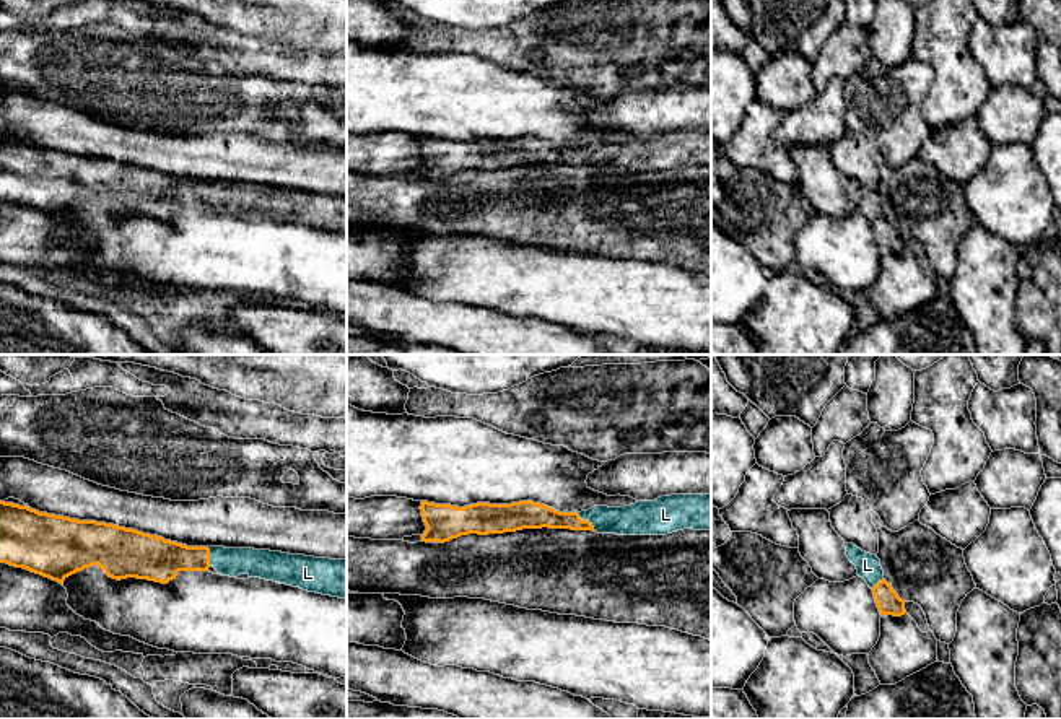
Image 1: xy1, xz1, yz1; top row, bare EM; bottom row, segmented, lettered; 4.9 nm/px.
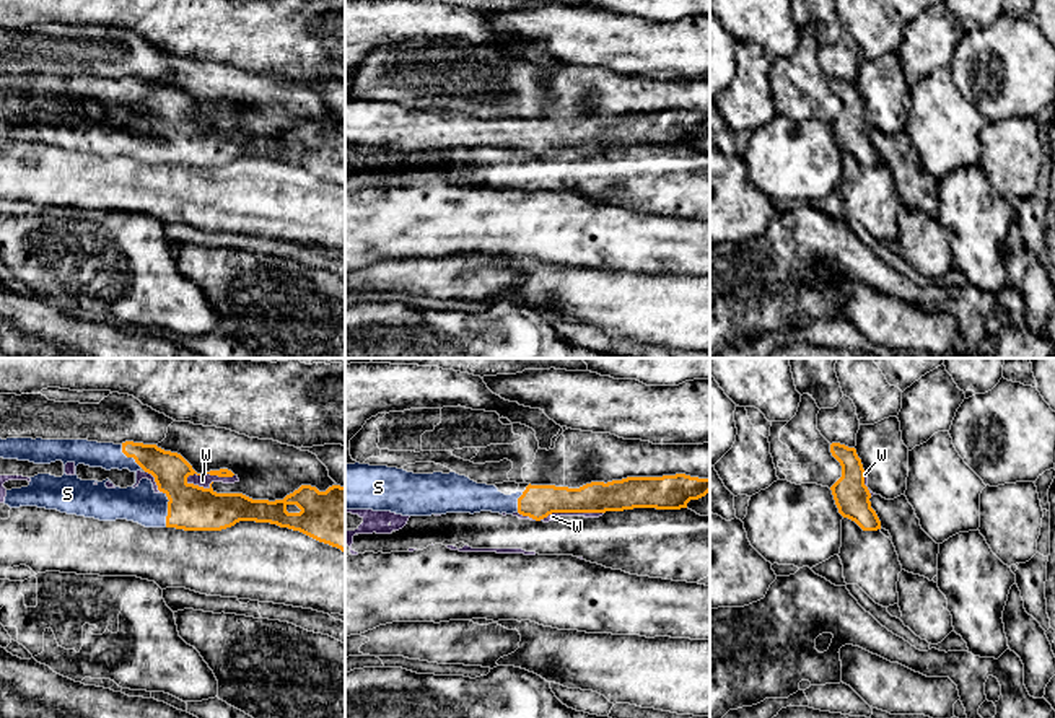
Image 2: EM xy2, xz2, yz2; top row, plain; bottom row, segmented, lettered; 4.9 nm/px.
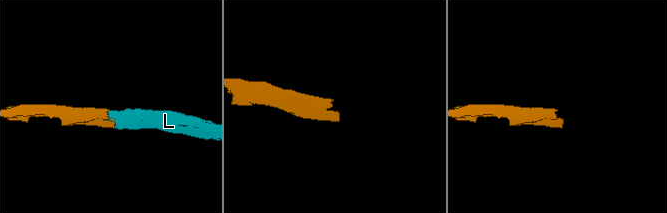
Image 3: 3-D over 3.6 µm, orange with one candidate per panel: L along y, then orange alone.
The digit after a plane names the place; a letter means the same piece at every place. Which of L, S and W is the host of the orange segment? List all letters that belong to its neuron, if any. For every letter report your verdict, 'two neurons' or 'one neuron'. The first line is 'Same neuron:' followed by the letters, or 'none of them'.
Same neuron: L, S
L: one neuron
S: one neuron
W: two neurons

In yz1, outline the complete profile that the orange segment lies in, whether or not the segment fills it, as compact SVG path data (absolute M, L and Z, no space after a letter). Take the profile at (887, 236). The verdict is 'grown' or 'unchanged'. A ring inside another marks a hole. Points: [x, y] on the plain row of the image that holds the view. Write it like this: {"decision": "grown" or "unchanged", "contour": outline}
{"decision": "grown", "contour": "M853 179L846 181L846 192L856 202L858 211L862 213L872 224L880 251L902 252L906 249L905 236L884 215L880 195L875 190L866 189Z"}

